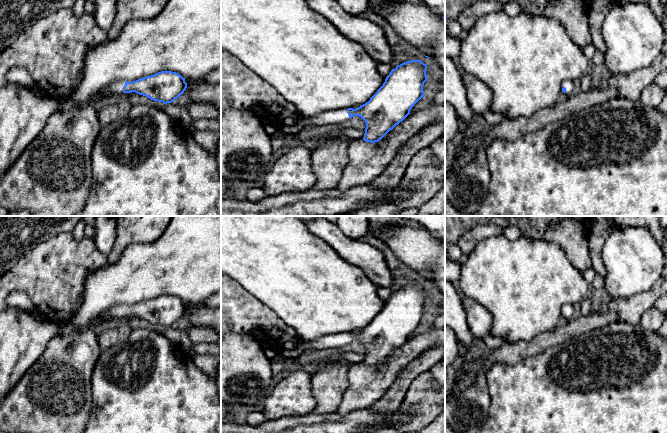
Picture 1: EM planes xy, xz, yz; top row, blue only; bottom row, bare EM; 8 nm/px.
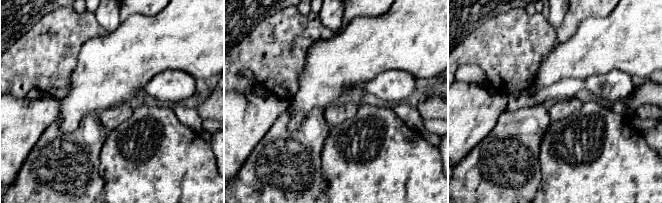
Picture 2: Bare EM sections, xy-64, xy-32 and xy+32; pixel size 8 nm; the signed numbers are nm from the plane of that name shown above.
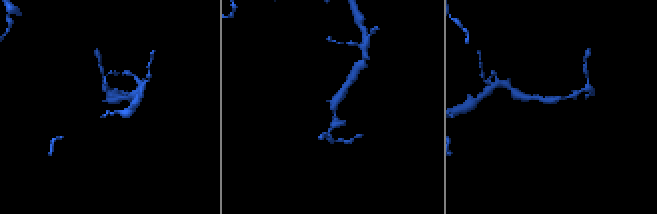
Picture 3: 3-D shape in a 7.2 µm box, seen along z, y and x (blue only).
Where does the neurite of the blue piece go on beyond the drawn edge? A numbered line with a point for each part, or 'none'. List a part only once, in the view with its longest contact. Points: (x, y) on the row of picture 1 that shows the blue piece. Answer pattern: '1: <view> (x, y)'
1: xy (115, 89)

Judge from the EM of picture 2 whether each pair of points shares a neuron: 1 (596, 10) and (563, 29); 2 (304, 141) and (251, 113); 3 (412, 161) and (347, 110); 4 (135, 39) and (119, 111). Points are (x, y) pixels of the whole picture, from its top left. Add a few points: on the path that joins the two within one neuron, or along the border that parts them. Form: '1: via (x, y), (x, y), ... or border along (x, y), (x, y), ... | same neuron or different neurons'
1: via (588, 10), (582, 10), (571, 21) | same neuron
2: border along (286, 110), (278, 117), (258, 143) | different neurons
3: border along (358, 107), (352, 117), (333, 126) | different neurons
4: border along (126, 102), (102, 109), (99, 112) | different neurons

